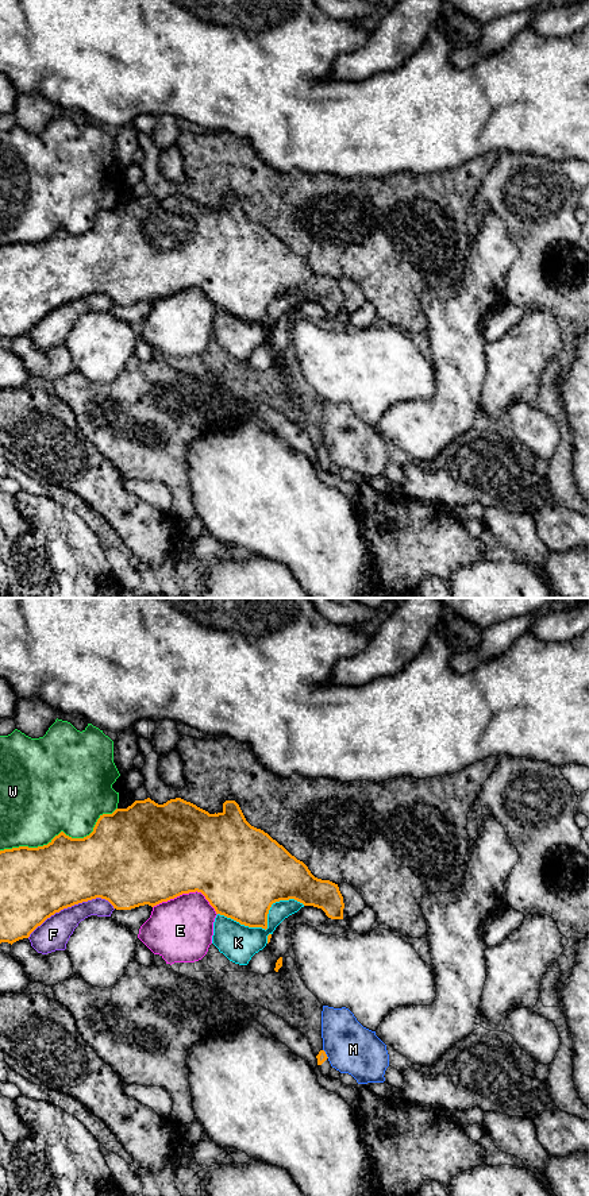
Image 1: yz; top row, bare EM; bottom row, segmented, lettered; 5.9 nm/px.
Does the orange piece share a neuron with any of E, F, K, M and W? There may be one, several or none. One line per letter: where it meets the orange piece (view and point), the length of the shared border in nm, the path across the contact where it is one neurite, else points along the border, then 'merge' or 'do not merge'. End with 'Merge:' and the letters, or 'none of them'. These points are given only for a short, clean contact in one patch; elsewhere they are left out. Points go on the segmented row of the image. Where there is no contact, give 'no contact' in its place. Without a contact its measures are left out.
E: contact yz (188, 892); length 380 nm; do not merge
F: contact yz (70, 906); length 550 nm; do not merge
K: contact yz (266, 925); length 500 nm; do not merge
M: contact yz (324, 1053); length 70 nm; do not merge
W: contact yz (61, 832); length 750 nm; do not merge
Merge: none of them

